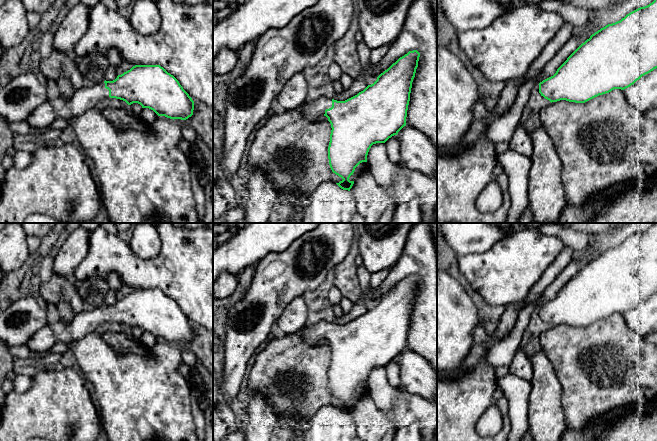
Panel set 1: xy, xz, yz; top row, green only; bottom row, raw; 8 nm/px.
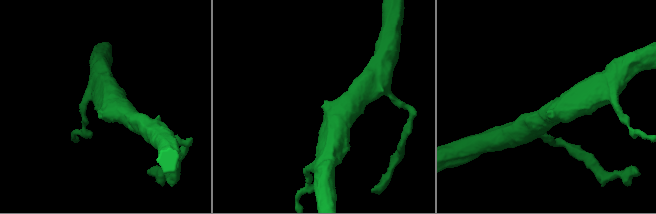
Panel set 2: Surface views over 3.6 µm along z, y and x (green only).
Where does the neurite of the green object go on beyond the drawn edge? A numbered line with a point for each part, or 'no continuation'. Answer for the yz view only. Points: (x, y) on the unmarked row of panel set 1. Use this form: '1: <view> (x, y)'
no continuation

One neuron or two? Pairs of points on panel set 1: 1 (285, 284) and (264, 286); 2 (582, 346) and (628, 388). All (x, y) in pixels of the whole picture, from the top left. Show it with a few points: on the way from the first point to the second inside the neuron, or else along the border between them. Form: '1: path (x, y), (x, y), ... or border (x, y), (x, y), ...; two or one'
1: path (280, 284), (269, 286); one
2: path (594, 351), (617, 376); one

